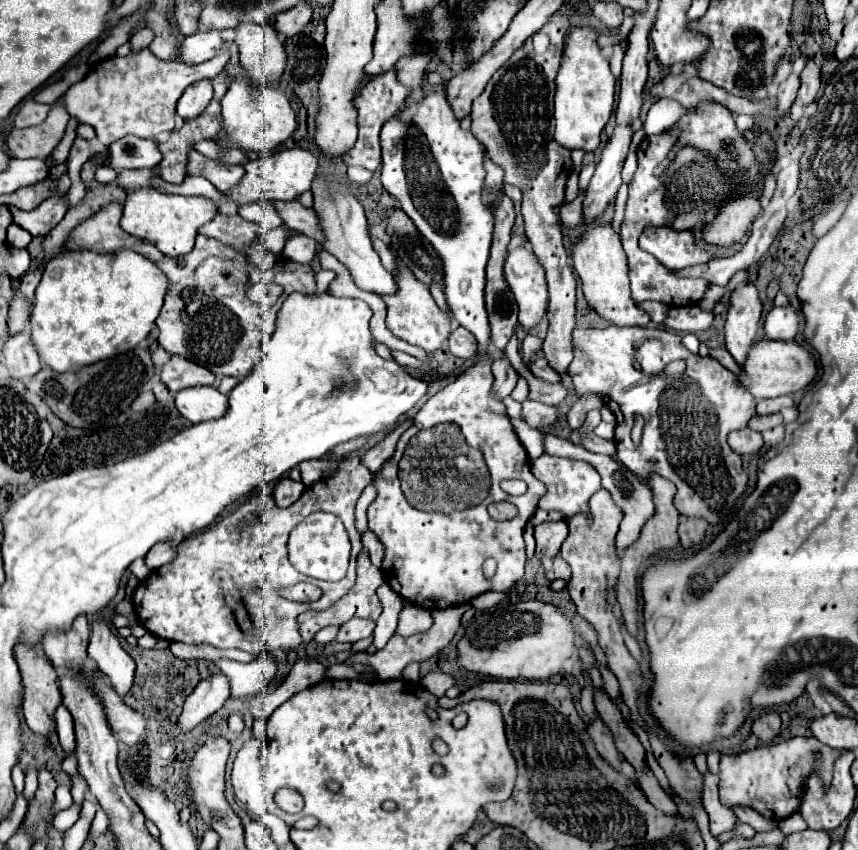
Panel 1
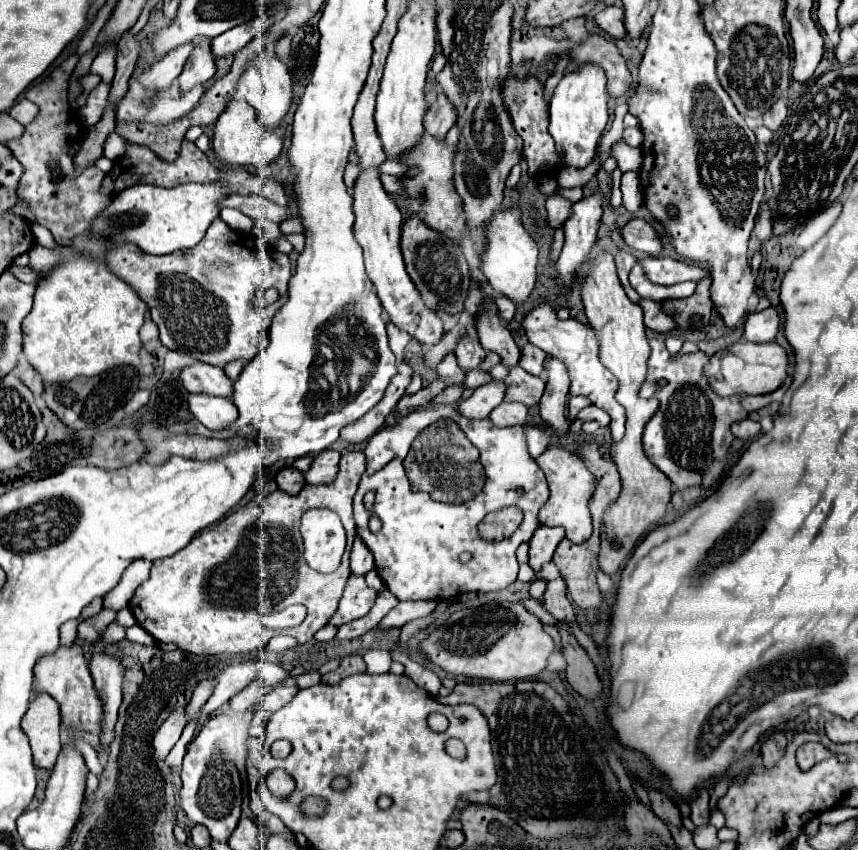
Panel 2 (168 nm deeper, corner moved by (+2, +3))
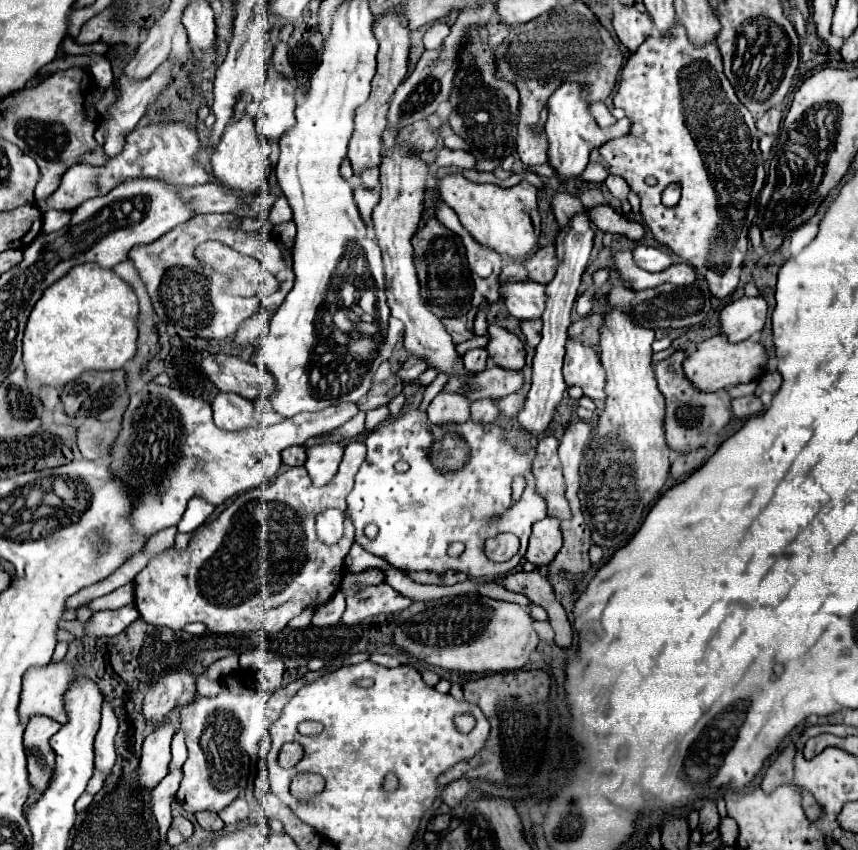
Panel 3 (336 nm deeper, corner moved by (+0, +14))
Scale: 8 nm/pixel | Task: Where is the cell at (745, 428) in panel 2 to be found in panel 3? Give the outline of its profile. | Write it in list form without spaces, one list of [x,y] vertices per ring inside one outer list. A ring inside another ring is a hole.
[[[756,395],[750,397],[740,397],[740,399],[732,399],[732,411],[738,419],[750,419],[754,415],[758,415],[762,411],[762,403]]]

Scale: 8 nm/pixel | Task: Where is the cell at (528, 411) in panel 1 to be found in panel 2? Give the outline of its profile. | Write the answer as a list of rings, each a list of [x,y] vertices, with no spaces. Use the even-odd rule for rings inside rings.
[[[502,402],[488,414],[488,420],[492,420],[492,424],[496,426],[514,426],[514,424],[524,424],[526,414],[528,414],[528,408],[524,404]]]

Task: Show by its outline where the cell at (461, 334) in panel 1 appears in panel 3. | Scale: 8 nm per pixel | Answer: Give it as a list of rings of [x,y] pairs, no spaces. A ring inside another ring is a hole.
[[[480,347],[480,349],[470,349],[464,357],[464,369],[466,371],[472,371],[472,373],[478,373],[486,367],[486,361],[488,361],[488,351],[486,347]]]

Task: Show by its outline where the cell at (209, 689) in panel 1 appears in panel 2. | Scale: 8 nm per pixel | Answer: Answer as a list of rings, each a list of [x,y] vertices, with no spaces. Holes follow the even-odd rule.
[[[176,710],[158,728],[158,732],[152,738],[152,752],[154,752],[154,758],[156,760],[164,760],[170,754],[170,750],[174,748],[174,744],[178,742],[180,734],[184,730],[184,724],[186,724],[184,710]]]

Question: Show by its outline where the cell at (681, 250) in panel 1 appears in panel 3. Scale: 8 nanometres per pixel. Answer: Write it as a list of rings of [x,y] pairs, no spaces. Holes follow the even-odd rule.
[[[600,205],[590,209],[590,219],[604,233],[618,233],[632,241],[640,241],[644,237],[644,227],[640,223],[626,219],[622,213],[616,213],[612,207]]]

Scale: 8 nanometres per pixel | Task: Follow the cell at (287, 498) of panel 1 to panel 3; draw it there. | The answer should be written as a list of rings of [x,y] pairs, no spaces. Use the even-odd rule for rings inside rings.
[[[292,447],[282,451],[282,463],[288,467],[302,467],[306,463],[306,447]]]

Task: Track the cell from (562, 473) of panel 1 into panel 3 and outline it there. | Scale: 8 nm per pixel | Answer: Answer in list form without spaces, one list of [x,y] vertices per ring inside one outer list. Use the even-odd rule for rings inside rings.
[[[546,435],[536,445],[534,475],[540,495],[548,503],[548,515],[558,519],[570,519],[570,503],[566,501],[566,483],[562,465],[558,461],[558,439]]]

